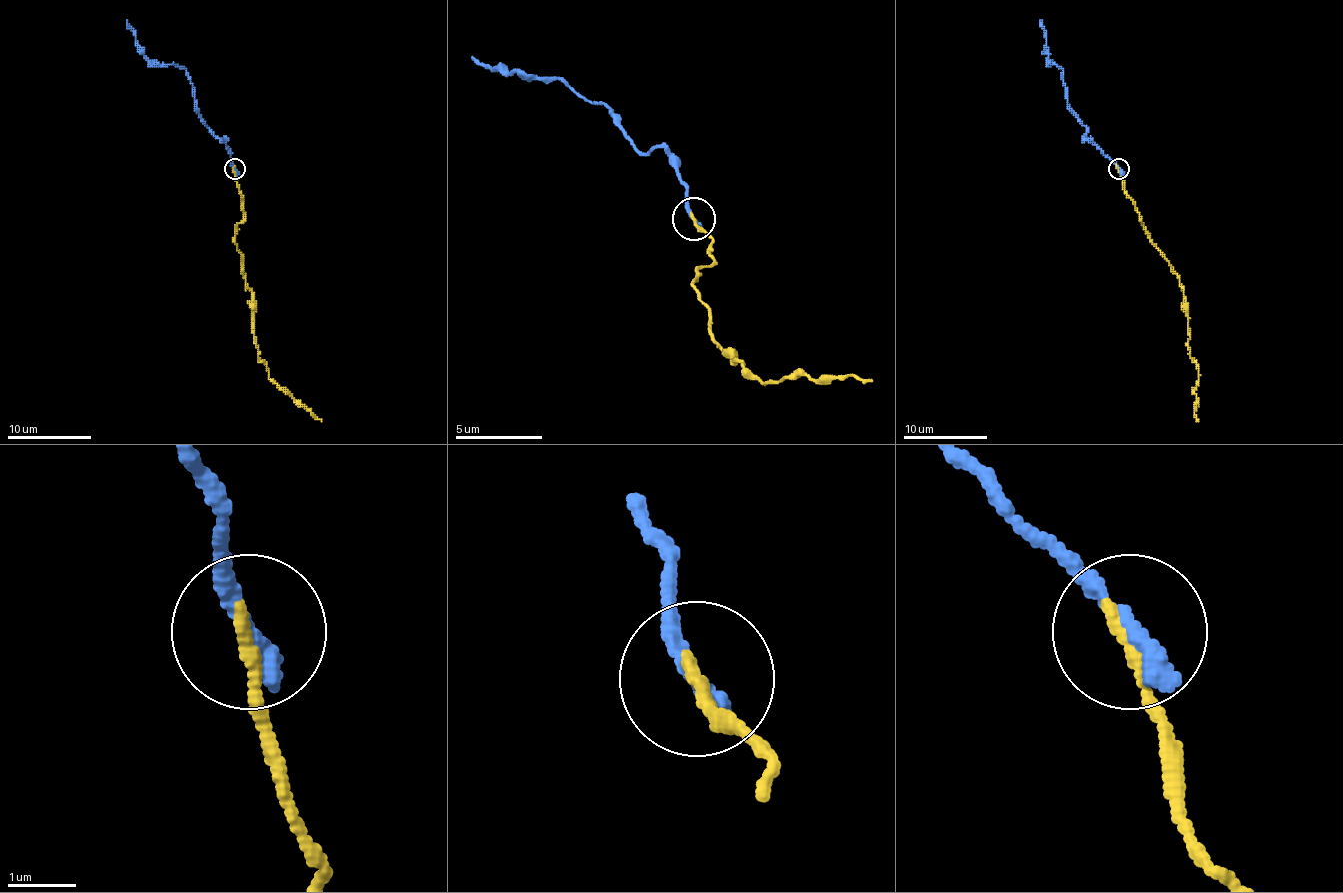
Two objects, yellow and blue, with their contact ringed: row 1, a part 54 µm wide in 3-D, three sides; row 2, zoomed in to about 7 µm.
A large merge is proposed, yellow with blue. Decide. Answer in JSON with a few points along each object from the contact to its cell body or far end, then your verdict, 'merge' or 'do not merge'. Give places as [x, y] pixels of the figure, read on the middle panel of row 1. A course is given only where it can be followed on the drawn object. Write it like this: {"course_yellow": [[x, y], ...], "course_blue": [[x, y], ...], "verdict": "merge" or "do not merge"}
{"course_yellow": [[694, 217], [712, 261], [694, 282], [716, 343], [733, 365], [760, 382], [851, 374], [873, 382]], "course_blue": [[694, 217], [681, 174], [660, 148], [642, 152], [603, 104], [594, 104], [568, 87], [490, 69], [473, 56]], "verdict": "merge"}

